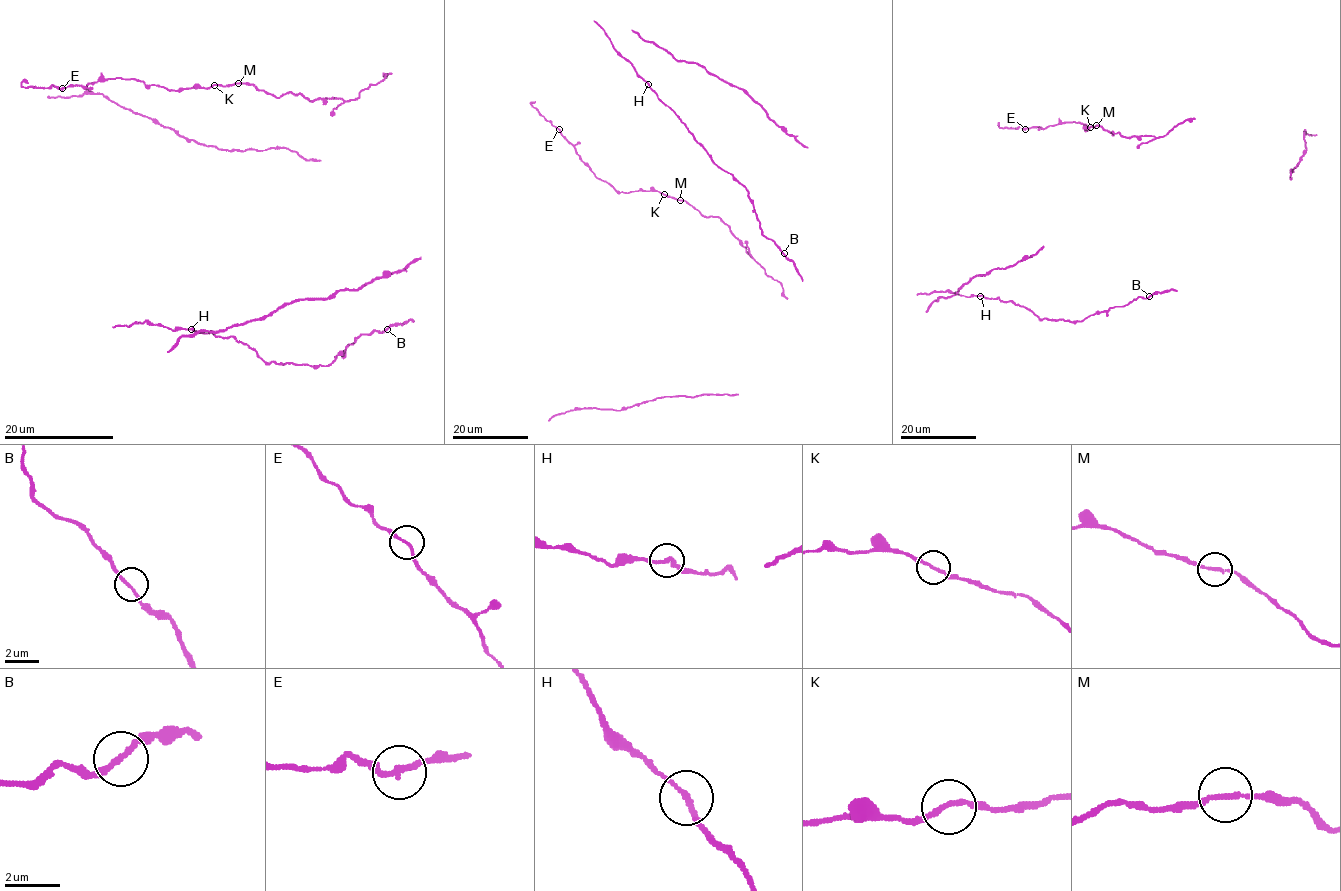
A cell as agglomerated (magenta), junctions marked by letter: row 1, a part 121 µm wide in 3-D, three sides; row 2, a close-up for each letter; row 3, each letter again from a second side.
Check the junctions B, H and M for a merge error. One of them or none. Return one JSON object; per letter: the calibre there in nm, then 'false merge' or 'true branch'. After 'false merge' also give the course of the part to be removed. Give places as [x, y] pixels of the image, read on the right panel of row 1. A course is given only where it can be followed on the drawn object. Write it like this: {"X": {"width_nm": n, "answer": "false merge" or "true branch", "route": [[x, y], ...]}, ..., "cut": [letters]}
{"B": {"width_nm": 180, "answer": "true branch"}, "H": {"width_nm": 170, "answer": "true branch"}, "M": {"width_nm": 170, "answer": "true branch"}, "cut": []}

